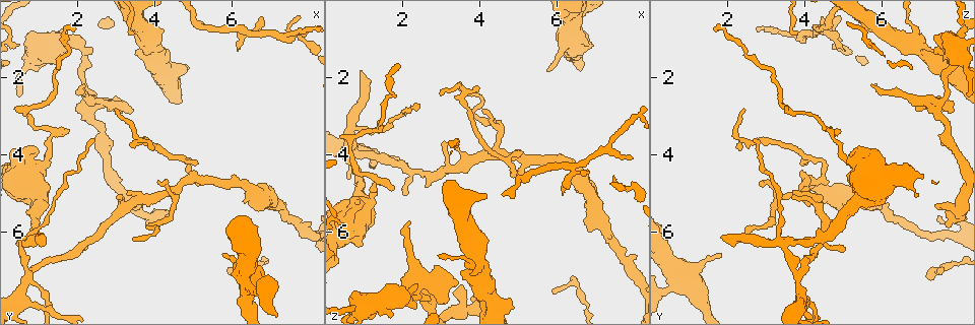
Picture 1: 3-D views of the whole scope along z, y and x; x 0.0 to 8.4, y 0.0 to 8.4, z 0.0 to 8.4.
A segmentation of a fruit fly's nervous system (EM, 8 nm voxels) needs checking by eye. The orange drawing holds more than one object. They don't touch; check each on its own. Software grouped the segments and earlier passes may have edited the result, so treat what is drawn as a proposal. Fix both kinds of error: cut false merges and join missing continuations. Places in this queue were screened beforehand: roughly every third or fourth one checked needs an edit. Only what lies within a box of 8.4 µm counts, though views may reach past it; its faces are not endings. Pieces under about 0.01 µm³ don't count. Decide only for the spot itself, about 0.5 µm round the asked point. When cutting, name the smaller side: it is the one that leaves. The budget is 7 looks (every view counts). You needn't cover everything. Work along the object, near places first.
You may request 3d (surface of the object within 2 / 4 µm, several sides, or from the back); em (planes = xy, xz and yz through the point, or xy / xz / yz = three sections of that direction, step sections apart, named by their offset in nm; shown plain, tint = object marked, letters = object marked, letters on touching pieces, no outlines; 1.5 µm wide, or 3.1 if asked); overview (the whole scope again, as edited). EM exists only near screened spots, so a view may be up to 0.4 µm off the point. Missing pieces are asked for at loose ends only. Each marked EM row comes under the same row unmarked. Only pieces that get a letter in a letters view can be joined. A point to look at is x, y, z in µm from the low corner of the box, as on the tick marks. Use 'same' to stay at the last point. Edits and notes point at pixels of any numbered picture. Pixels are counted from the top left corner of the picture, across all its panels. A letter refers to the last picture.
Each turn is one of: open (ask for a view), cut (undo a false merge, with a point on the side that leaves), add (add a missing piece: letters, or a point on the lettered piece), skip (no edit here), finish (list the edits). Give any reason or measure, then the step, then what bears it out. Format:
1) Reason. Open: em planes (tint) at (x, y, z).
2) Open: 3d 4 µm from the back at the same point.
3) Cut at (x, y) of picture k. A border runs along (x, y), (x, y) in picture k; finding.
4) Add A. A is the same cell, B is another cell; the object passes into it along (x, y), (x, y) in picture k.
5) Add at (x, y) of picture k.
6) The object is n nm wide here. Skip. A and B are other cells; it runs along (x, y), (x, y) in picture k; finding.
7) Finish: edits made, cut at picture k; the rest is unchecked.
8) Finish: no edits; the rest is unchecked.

Calibre changes. Open: em xy step 8 (tint) at (0.80, 7.10, 3.85).

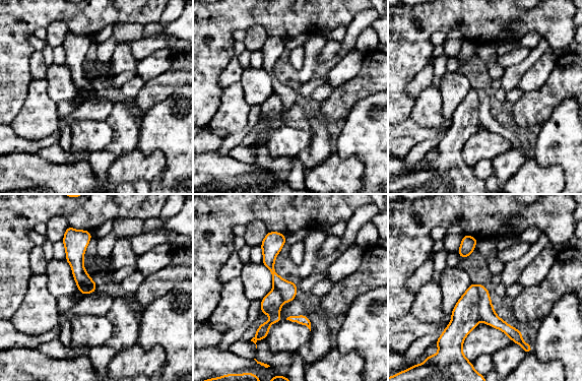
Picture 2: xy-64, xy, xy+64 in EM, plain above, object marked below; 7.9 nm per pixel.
Open: em planes (letters) at the same point.

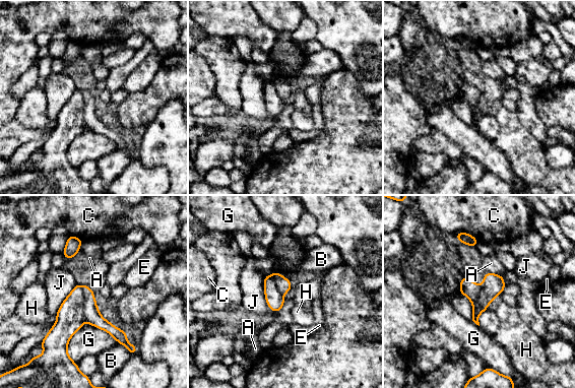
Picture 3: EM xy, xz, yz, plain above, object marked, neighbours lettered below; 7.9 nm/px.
Cut at (90, 312) of picture 3. A, B, C, E, G, H and J are other cells; a border runs along (80, 285), (83, 292), (83, 315) in picture 3; a second cell is stuck on.

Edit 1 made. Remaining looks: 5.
Open: overview.

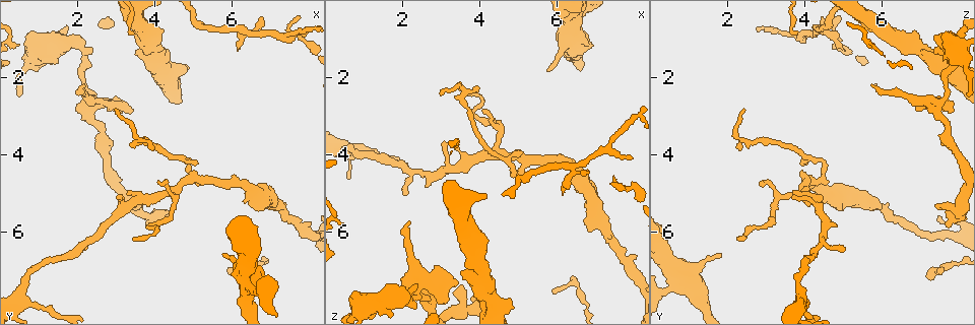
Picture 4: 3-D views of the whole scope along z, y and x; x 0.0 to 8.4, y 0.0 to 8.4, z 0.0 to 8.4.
Branch stops here. Open: em planes (letters) at (3.55, 5.35, 7.30).

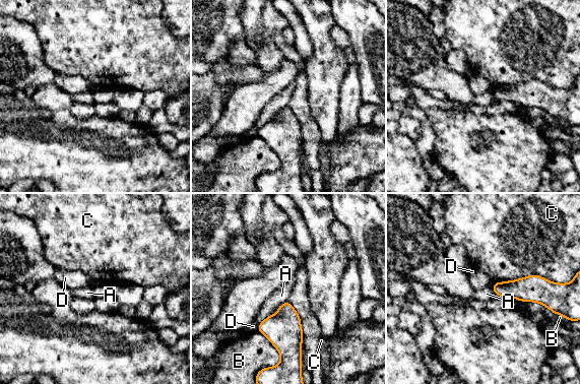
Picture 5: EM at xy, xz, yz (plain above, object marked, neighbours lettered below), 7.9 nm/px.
Skip. A, B, C and D are other cells; a border runs along (271, 313), (259, 324) in picture 5; none of them fits.

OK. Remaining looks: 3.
Finish: edits made, cut at picture 3; the rest is unchecked.

